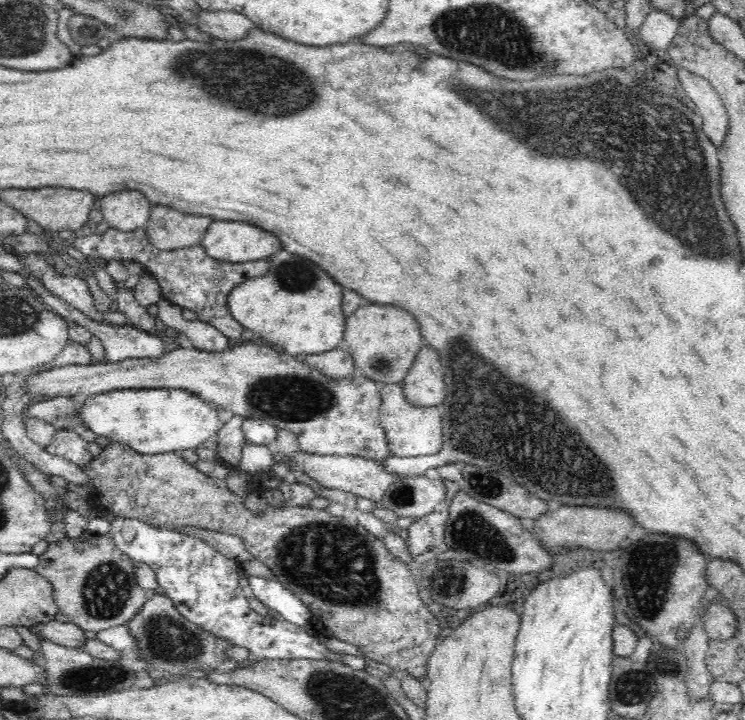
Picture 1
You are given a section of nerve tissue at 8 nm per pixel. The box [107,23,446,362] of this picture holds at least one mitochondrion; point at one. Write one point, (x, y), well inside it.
(250, 79)

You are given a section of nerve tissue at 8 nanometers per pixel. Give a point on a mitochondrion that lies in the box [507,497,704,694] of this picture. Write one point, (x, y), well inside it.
(653, 563)

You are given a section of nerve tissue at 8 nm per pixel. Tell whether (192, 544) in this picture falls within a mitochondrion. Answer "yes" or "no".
no

